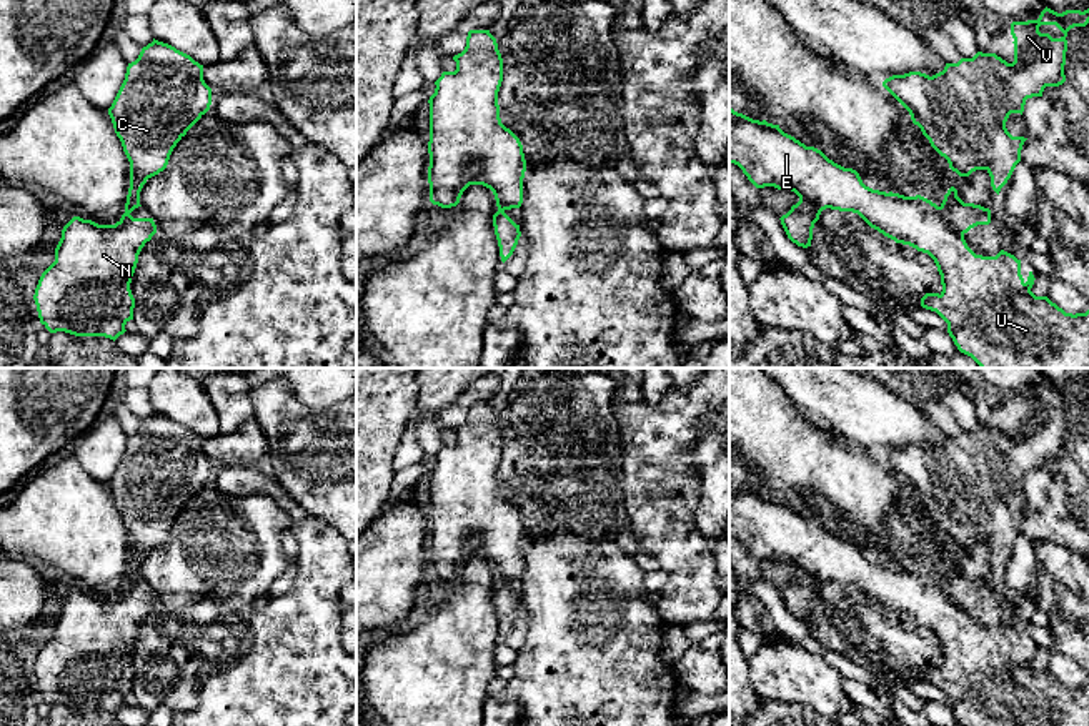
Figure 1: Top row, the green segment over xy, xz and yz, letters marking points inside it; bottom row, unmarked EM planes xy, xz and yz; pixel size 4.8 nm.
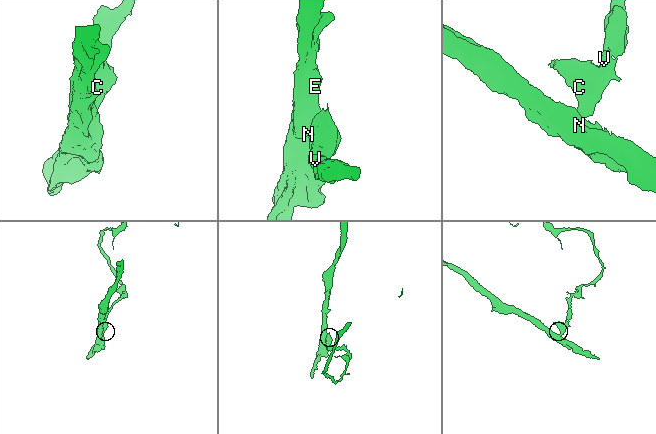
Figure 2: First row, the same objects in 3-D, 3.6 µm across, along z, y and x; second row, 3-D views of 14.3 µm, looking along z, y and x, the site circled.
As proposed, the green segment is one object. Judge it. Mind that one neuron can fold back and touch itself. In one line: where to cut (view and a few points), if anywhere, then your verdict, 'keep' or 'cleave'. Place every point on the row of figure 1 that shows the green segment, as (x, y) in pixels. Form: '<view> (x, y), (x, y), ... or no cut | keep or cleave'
yz (939, 207), (946, 222), (963, 235) | cleave

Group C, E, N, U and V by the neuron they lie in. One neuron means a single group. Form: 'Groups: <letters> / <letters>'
Groups: C V / E N U

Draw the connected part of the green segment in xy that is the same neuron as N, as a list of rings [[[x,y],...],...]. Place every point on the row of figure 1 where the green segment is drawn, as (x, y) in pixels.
[[[125,215],[117,225],[98,225],[73,216],[62,230],[55,261],[42,273],[35,288],[40,323],[50,331],[75,336],[105,336],[117,340],[133,320],[135,298],[130,290],[138,255],[157,233],[153,218]]]

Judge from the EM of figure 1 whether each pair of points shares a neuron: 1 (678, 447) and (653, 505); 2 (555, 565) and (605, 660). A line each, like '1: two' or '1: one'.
1: one
2: one

